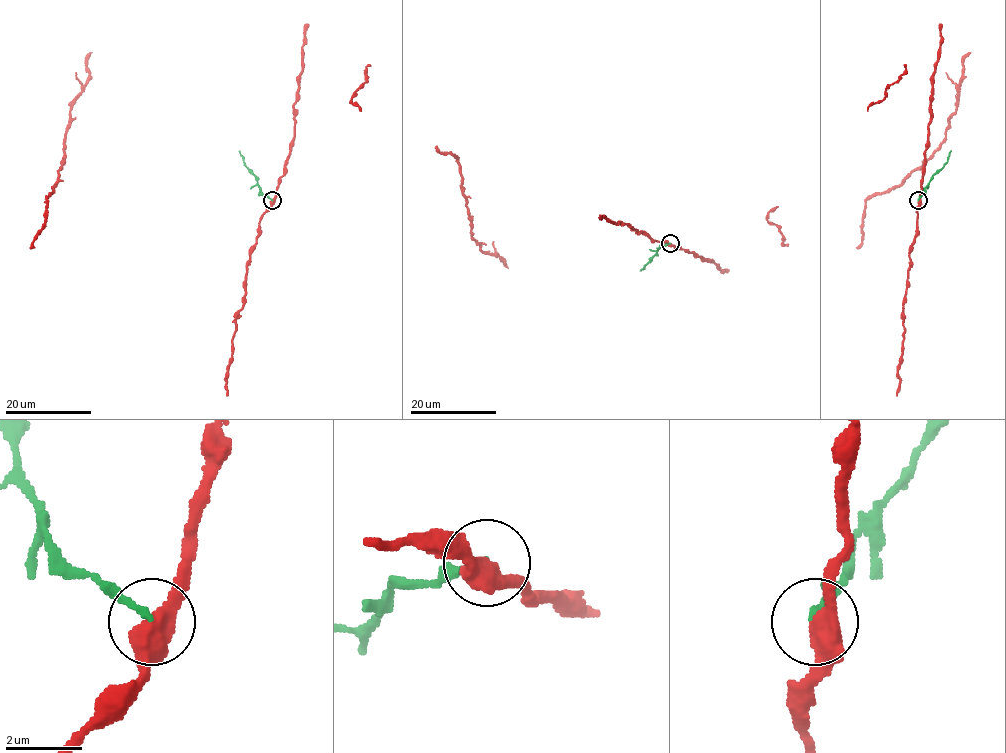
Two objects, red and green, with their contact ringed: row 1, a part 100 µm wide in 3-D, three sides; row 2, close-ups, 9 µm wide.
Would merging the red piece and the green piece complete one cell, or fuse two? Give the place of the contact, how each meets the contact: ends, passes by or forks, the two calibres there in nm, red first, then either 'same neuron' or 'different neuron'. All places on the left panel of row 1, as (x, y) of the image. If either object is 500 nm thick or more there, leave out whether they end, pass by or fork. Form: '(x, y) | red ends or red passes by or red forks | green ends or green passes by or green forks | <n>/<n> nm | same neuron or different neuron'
(272, 200) | red passes by | green ends | 480/160 nm | different neuron

